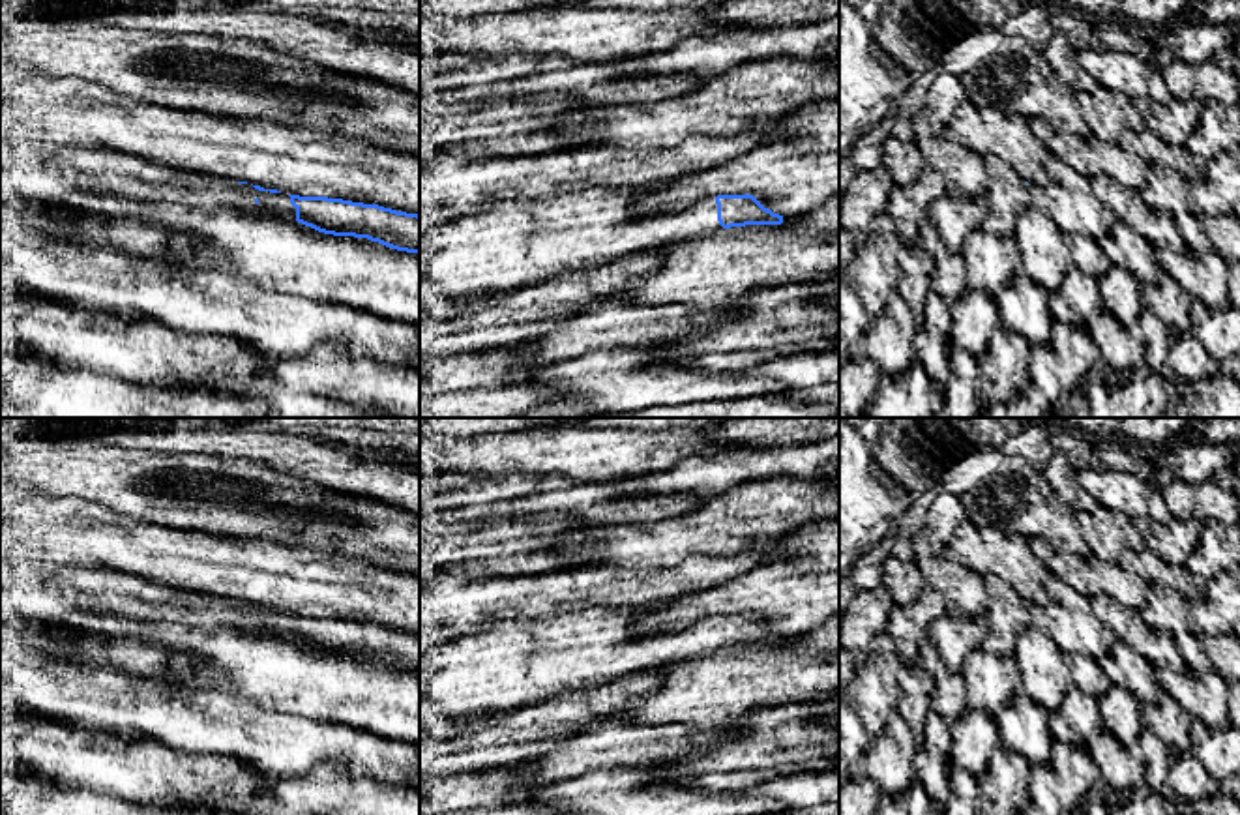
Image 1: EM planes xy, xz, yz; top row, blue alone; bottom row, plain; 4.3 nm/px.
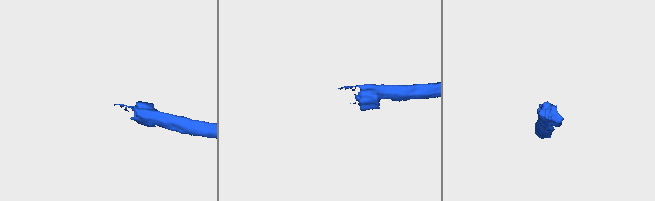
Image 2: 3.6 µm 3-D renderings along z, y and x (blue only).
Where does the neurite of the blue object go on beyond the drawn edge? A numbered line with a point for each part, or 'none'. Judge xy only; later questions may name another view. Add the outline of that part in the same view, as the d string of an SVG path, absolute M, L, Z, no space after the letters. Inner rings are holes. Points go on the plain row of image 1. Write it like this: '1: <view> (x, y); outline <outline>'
1: xy (274, 622); outline M253 609L253 622L262 626L268 635L277 633L285 639L296 641L296 628L290 624L290 616L287 613Z

